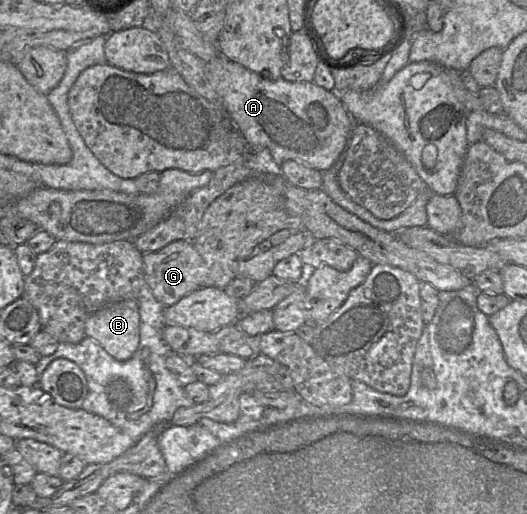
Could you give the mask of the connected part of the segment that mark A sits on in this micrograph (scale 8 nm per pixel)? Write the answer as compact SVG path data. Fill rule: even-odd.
M218 55L206 63L207 78L218 93L222 107L245 138L251 150L267 149L274 162L281 165L286 160L294 160L321 172L330 168L344 153L353 127L358 124L341 102L337 91L326 90L314 82L289 82L283 78L270 81L244 66ZM313 103L321 104L327 114L324 126L316 125L308 115L308 108Z

